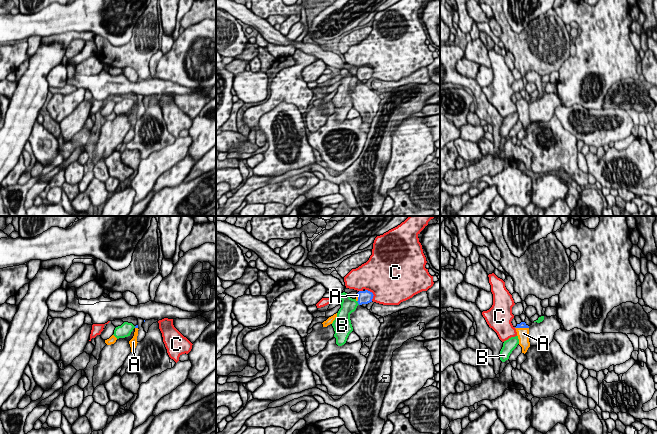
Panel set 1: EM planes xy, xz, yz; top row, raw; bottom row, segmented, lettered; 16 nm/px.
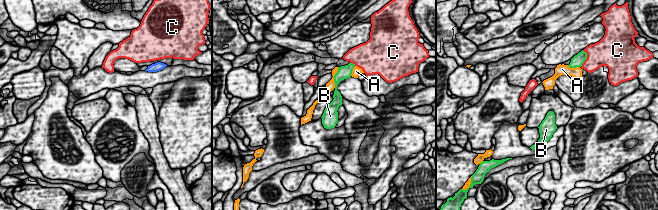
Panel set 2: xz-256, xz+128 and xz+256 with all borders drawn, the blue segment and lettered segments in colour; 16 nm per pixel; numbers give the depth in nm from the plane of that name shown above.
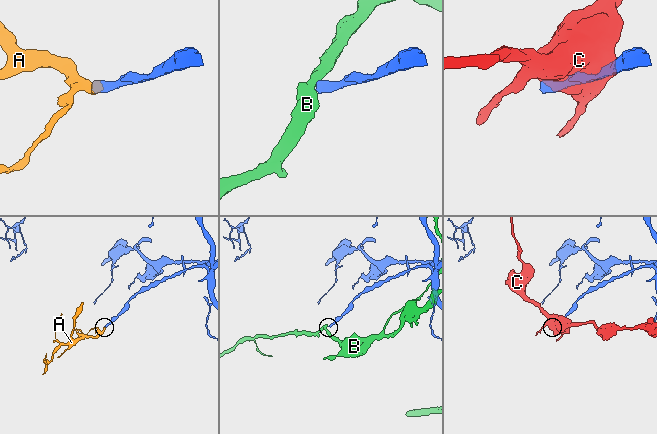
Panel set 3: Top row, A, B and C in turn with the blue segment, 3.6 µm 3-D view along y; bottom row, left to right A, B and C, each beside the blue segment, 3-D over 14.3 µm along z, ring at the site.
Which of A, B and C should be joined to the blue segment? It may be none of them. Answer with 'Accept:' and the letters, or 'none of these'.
Accept: A

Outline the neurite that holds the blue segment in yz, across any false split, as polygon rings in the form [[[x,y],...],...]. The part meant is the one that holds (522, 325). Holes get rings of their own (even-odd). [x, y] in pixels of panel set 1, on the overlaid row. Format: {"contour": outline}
{"contour": [[[525,322],[517,324],[515,327],[519,339],[519,345],[522,347],[522,353],[526,353],[530,347],[529,342],[529,326]]]}

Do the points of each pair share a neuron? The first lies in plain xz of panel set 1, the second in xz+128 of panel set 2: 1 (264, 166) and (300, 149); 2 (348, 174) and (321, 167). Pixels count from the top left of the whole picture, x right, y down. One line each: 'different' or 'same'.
1: same
2: different

